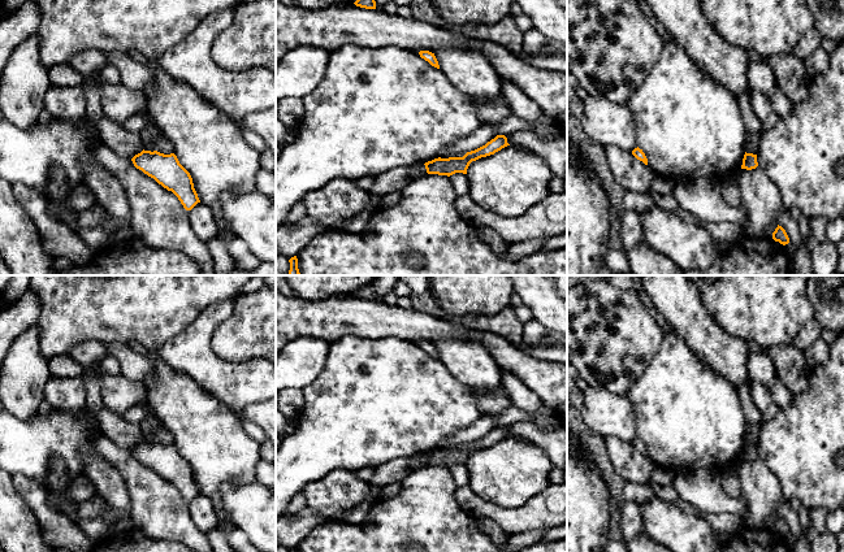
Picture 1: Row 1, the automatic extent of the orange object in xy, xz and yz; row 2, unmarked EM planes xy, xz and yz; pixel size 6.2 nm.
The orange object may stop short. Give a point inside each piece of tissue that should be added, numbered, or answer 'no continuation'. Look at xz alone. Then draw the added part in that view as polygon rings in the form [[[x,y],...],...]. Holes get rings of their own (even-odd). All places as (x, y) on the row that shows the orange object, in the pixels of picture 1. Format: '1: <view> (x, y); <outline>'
no continuation

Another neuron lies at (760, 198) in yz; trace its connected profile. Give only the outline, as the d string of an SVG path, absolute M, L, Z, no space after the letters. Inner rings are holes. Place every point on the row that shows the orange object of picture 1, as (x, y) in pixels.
M759 166L741 170L739 190L740 208L748 214L741 230L752 238L765 236L767 226L776 222L780 209L785 208L780 191Z

